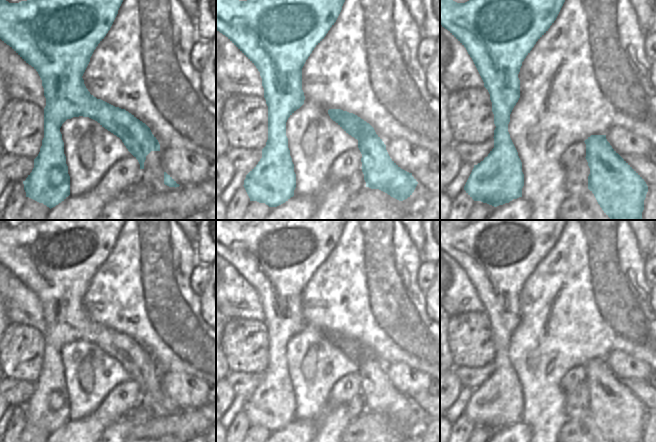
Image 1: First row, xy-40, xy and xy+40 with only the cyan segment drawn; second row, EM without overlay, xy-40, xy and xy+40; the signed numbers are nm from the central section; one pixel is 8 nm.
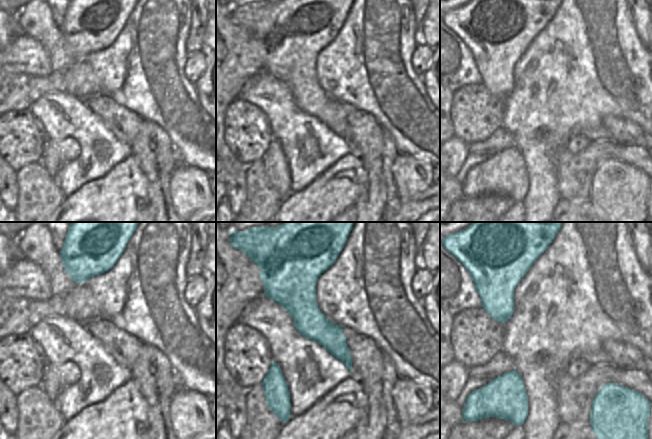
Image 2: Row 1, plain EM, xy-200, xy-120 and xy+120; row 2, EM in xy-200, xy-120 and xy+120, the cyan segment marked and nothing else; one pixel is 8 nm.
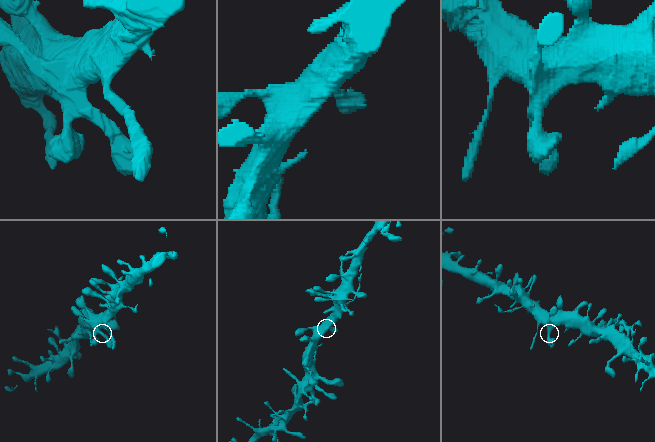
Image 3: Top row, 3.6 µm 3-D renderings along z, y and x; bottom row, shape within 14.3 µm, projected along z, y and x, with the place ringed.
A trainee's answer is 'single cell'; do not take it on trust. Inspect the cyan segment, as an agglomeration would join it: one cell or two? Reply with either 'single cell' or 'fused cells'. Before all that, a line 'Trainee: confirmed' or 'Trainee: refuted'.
Trainee: confirmed
single cell

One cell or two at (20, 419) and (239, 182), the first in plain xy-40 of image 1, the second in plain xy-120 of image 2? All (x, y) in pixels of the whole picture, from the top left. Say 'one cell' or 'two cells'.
one cell

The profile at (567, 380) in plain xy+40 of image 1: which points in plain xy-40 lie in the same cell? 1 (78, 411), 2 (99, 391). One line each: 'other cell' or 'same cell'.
1: other cell
2: other cell

